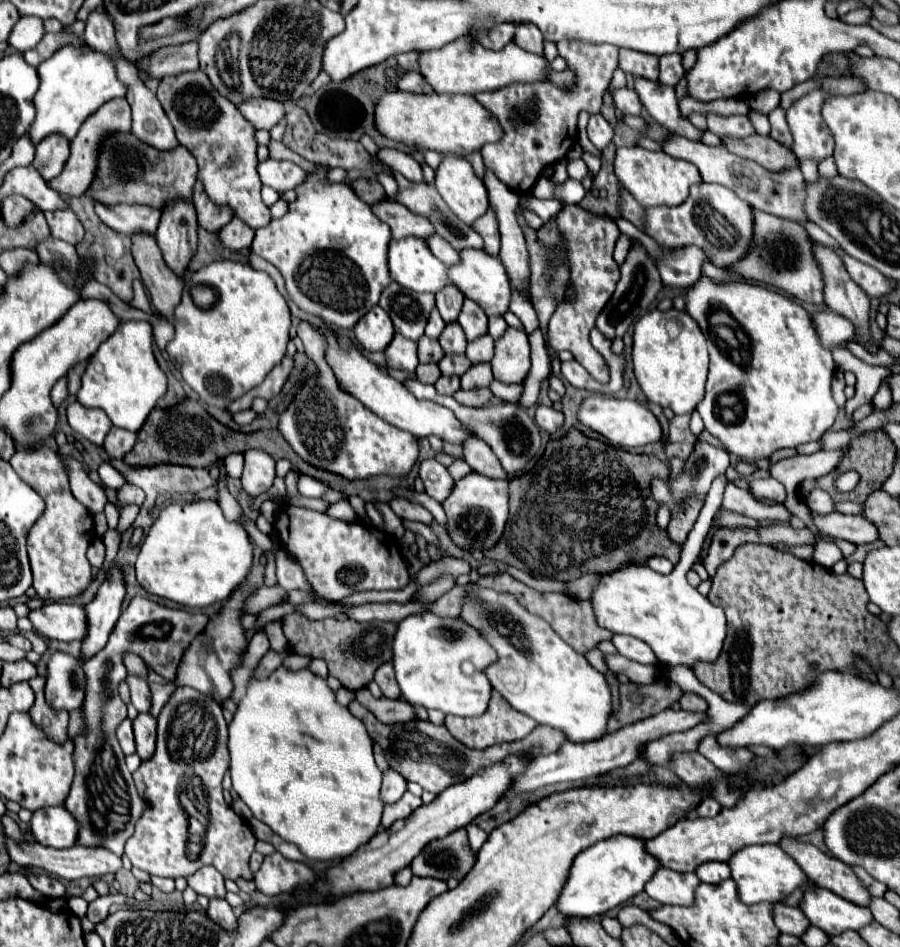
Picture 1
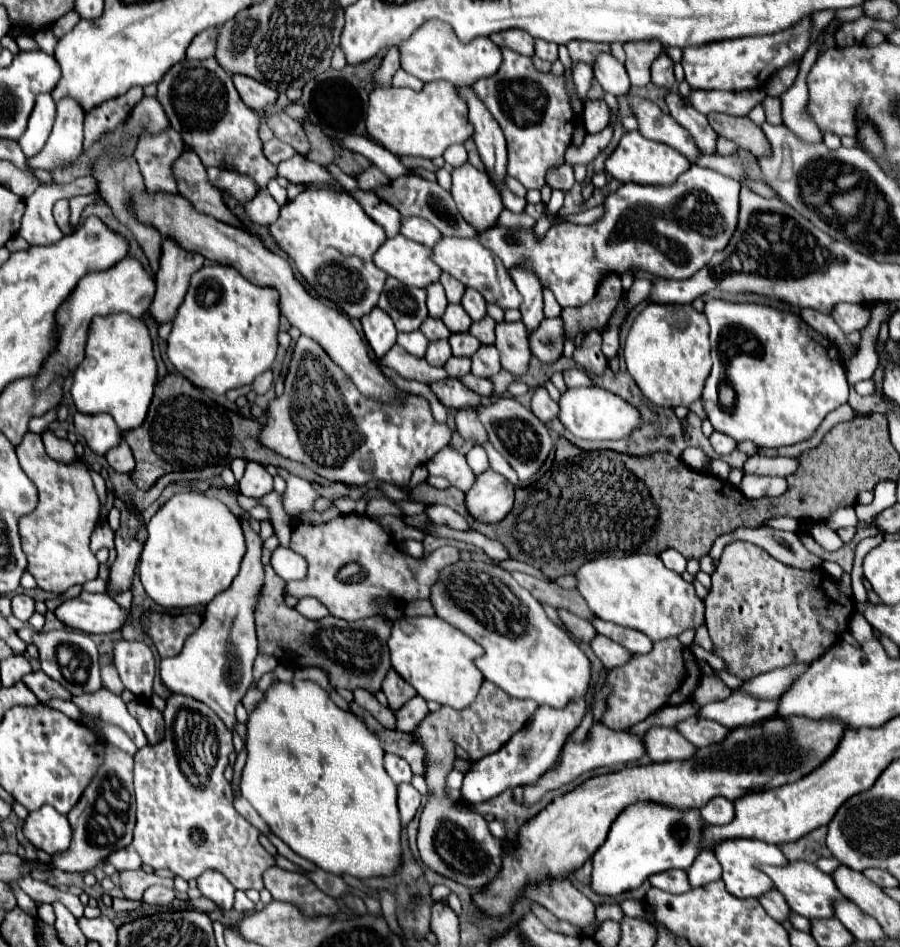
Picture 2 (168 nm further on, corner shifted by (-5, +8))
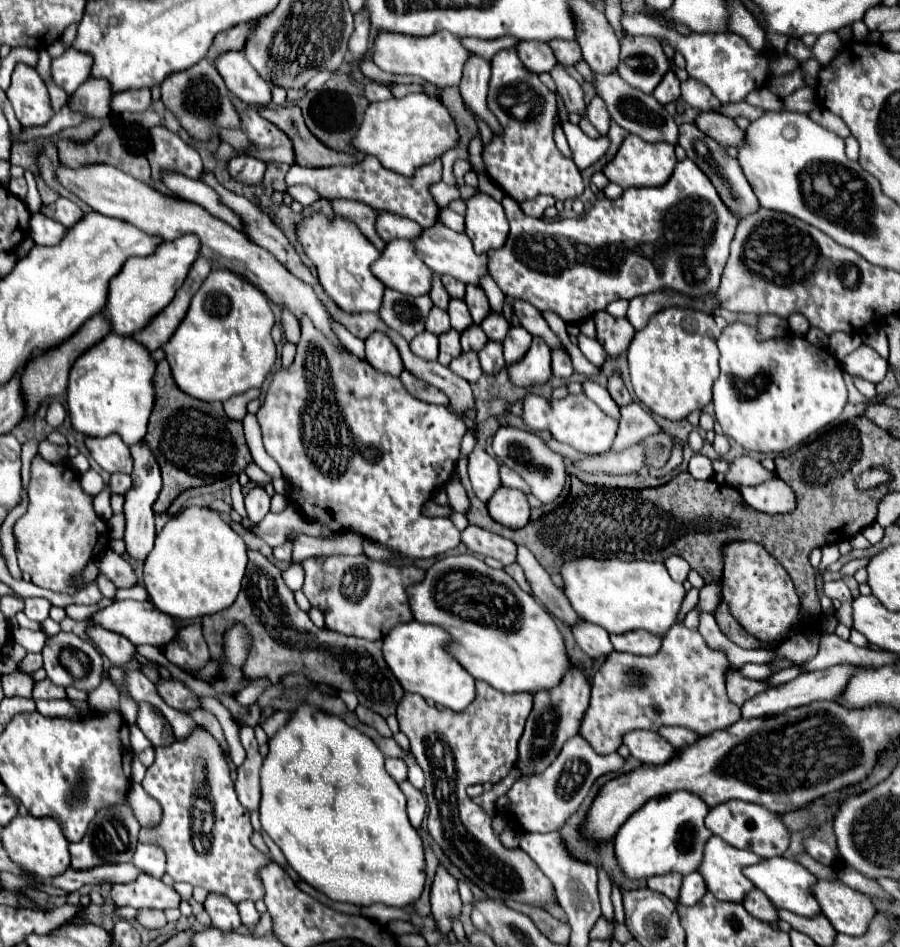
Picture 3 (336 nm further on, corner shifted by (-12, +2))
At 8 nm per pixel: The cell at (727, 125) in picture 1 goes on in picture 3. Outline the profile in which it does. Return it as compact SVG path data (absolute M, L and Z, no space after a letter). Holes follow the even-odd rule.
M688 79L682 83L682 99L698 109L698 111L718 111L720 109L720 101L712 95L712 91L708 87L704 87L702 83L694 81L694 79Z

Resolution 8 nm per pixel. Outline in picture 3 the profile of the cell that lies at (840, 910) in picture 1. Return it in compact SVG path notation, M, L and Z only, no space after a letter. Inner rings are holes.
M772 857L772 859L764 859L758 865L750 865L744 867L744 875L766 893L766 897L778 907L778 909L786 909L792 911L796 915L804 915L804 917L816 917L820 915L820 905L816 905L816 899L808 893L808 889L812 889L812 885L816 885L816 877L798 861L792 859L784 859L784 857Z

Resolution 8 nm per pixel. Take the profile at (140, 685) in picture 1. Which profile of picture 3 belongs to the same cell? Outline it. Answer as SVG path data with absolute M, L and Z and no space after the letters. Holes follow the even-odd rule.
M94 625L88 631L88 635L92 637L94 645L102 651L102 655L106 655L118 667L130 663L136 655L136 645L132 645L126 637L122 637L118 633L112 633L112 631L106 631L106 629Z

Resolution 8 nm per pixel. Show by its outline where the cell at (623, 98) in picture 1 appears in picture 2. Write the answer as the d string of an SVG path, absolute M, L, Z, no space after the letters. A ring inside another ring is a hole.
M599 53L593 63L593 75L599 81L599 85L613 93L615 97L621 97L629 91L629 77L623 67L611 53Z

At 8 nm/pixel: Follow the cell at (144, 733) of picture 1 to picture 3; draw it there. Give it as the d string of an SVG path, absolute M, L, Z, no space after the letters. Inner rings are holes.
M138 703L136 725L142 729L142 733L148 737L148 741L154 747L170 745L176 739L170 723L166 721L166 717L156 707L152 707L148 703Z

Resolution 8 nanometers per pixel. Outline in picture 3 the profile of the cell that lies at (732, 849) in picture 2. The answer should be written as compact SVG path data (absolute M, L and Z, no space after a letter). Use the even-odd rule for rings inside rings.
M710 837L704 849L704 861L698 871L704 875L708 891L712 891L720 901L742 903L742 899L756 889L742 873L744 867L756 865L762 857L752 851L736 849L720 837Z

